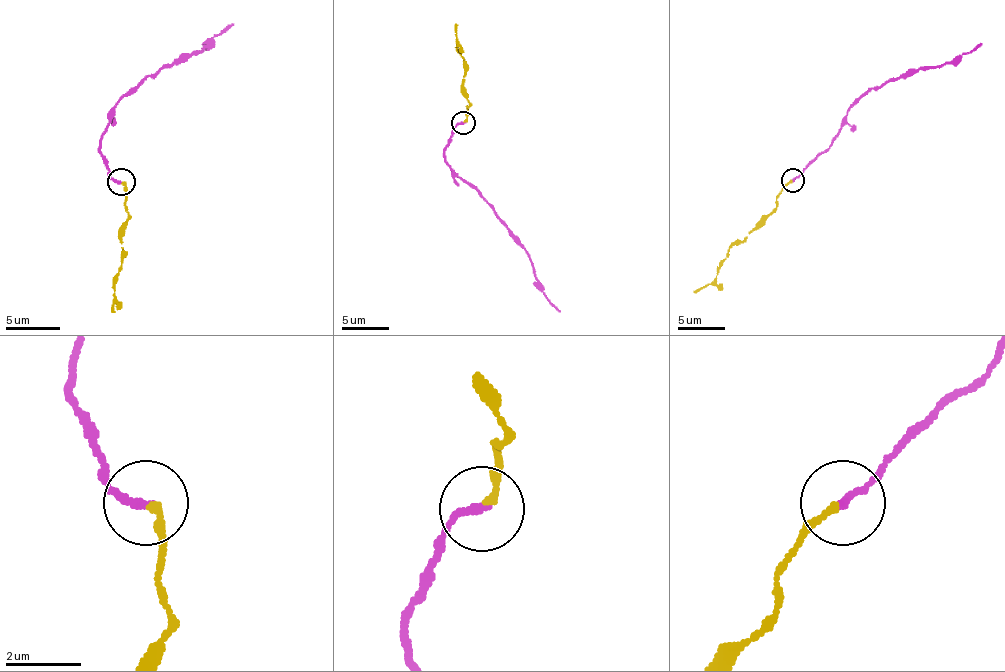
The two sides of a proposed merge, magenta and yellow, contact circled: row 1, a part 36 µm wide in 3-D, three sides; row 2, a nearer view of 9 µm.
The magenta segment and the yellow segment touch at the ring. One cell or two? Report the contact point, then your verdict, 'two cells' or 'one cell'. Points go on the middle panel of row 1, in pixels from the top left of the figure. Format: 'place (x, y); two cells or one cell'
place (463, 123); one cell

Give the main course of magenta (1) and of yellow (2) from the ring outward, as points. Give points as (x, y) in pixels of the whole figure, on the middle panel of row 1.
1: (464, 123), (454, 128), (445, 149), (445, 161), (487, 204), (525, 251), (535, 272), (535, 284), (561, 312)
2: (464, 121), (468, 95), (454, 24)

